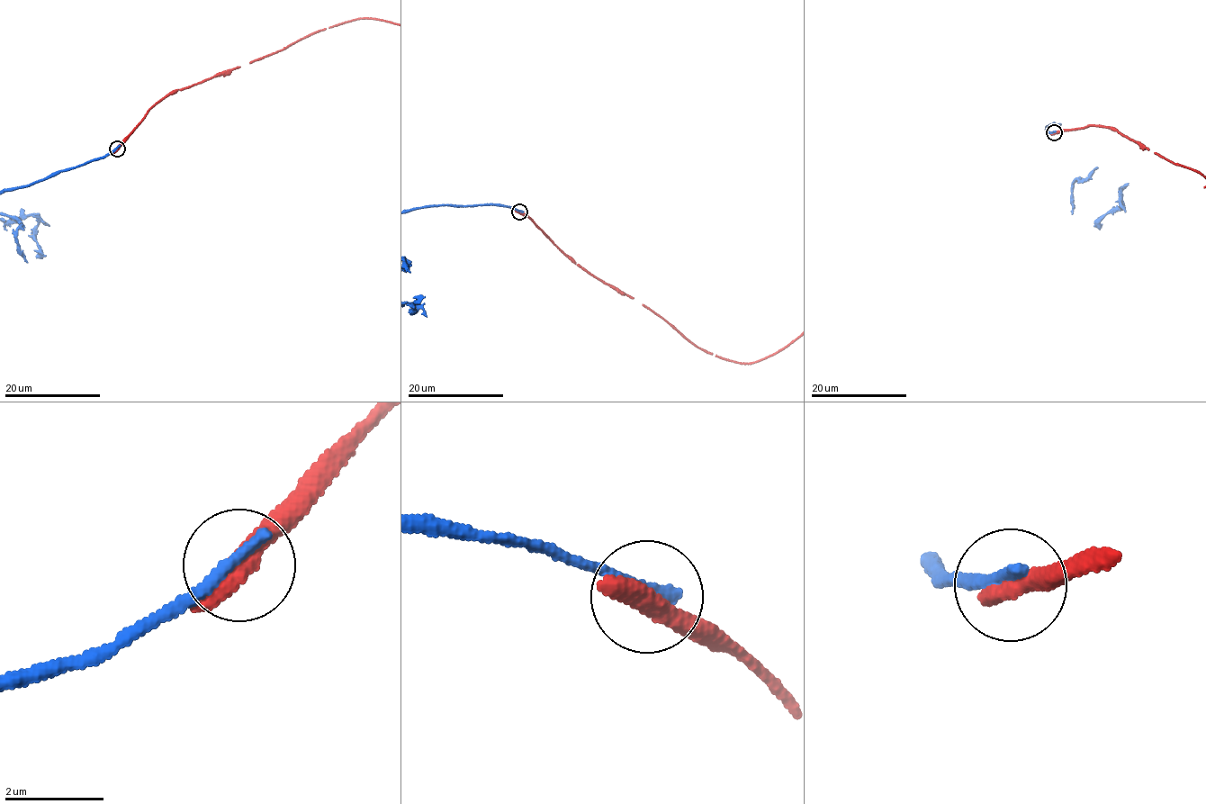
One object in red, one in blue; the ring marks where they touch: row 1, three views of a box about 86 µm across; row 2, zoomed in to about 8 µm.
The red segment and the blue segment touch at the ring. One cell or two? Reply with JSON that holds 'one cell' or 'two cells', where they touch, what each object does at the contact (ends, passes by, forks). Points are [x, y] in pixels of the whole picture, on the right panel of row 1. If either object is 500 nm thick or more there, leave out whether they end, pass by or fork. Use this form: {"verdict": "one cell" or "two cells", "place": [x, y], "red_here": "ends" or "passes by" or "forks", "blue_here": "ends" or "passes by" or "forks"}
{"verdict": "two cells", "place": [1054, 132]}

